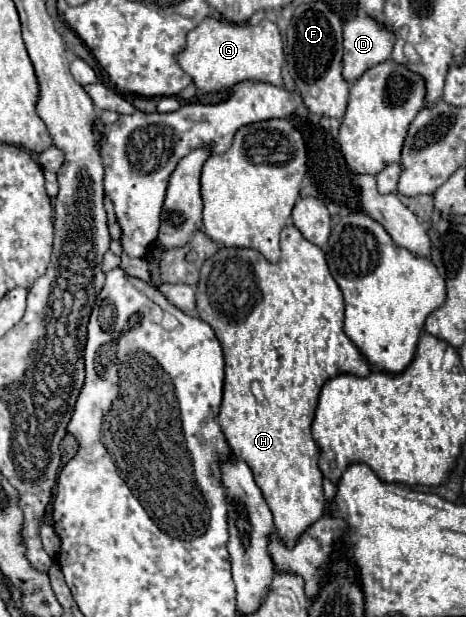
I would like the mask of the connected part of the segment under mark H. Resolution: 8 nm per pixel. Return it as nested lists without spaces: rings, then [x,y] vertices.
[[[289,225],[281,231],[281,259],[277,263],[267,263],[267,259],[253,249],[219,249],[213,257],[209,257],[209,261],[203,263],[201,267],[201,277],[199,277],[199,285],[197,285],[197,311],[199,317],[211,325],[211,329],[215,331],[221,347],[223,347],[223,355],[225,355],[225,385],[223,385],[223,403],[221,403],[221,413],[219,413],[219,425],[221,431],[225,433],[225,439],[229,441],[229,447],[233,451],[233,455],[239,461],[245,461],[255,477],[257,487],[261,489],[273,519],[275,519],[275,529],[277,535],[281,537],[283,545],[293,547],[297,543],[297,539],[317,521],[323,517],[323,509],[325,509],[325,499],[323,499],[323,475],[317,467],[317,457],[319,457],[319,447],[315,445],[315,439],[311,437],[311,423],[315,417],[315,409],[317,409],[317,399],[319,399],[319,391],[325,385],[325,381],[329,381],[331,377],[337,375],[357,375],[357,377],[367,377],[371,373],[369,363],[363,359],[363,355],[359,353],[359,349],[349,341],[349,337],[343,333],[343,293],[337,287],[335,279],[329,273],[327,261],[323,251],[309,243],[297,227]]]

